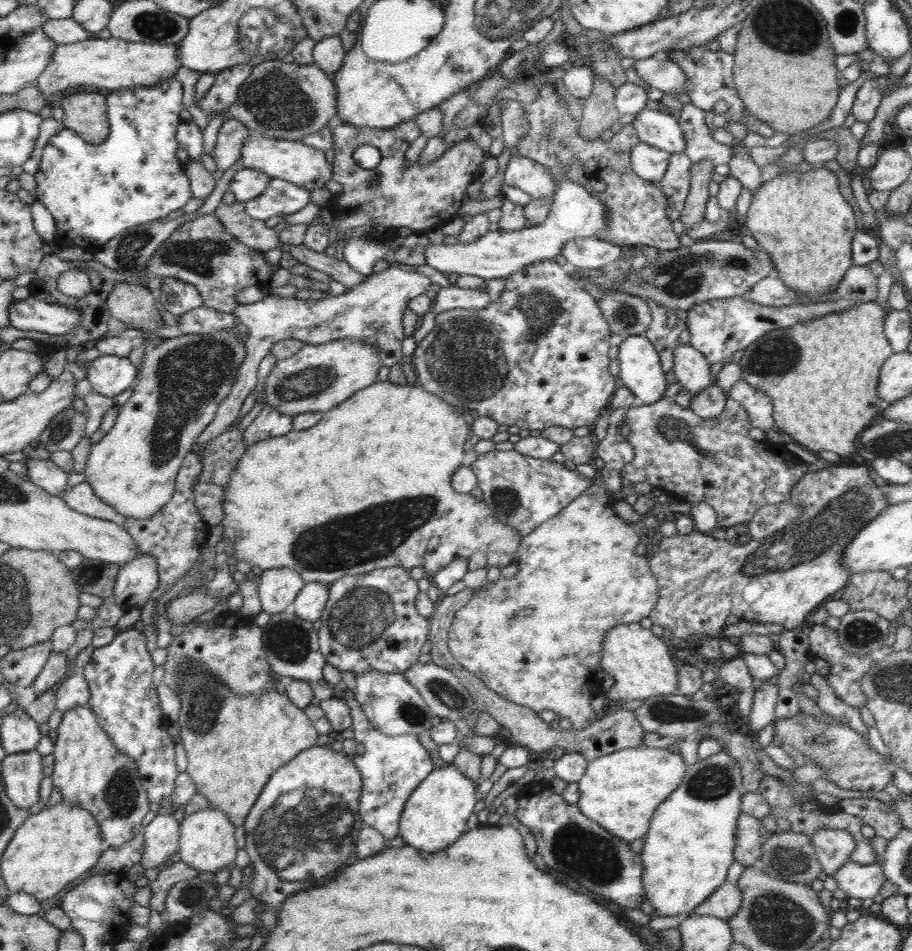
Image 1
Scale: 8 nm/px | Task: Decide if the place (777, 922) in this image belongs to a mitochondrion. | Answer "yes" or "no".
yes

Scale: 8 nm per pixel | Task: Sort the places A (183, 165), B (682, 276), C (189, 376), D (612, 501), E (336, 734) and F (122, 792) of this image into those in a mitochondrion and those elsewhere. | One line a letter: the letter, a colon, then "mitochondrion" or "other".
A: other
B: mitochondrion
C: mitochondrion
D: other
E: other
F: mitochondrion

